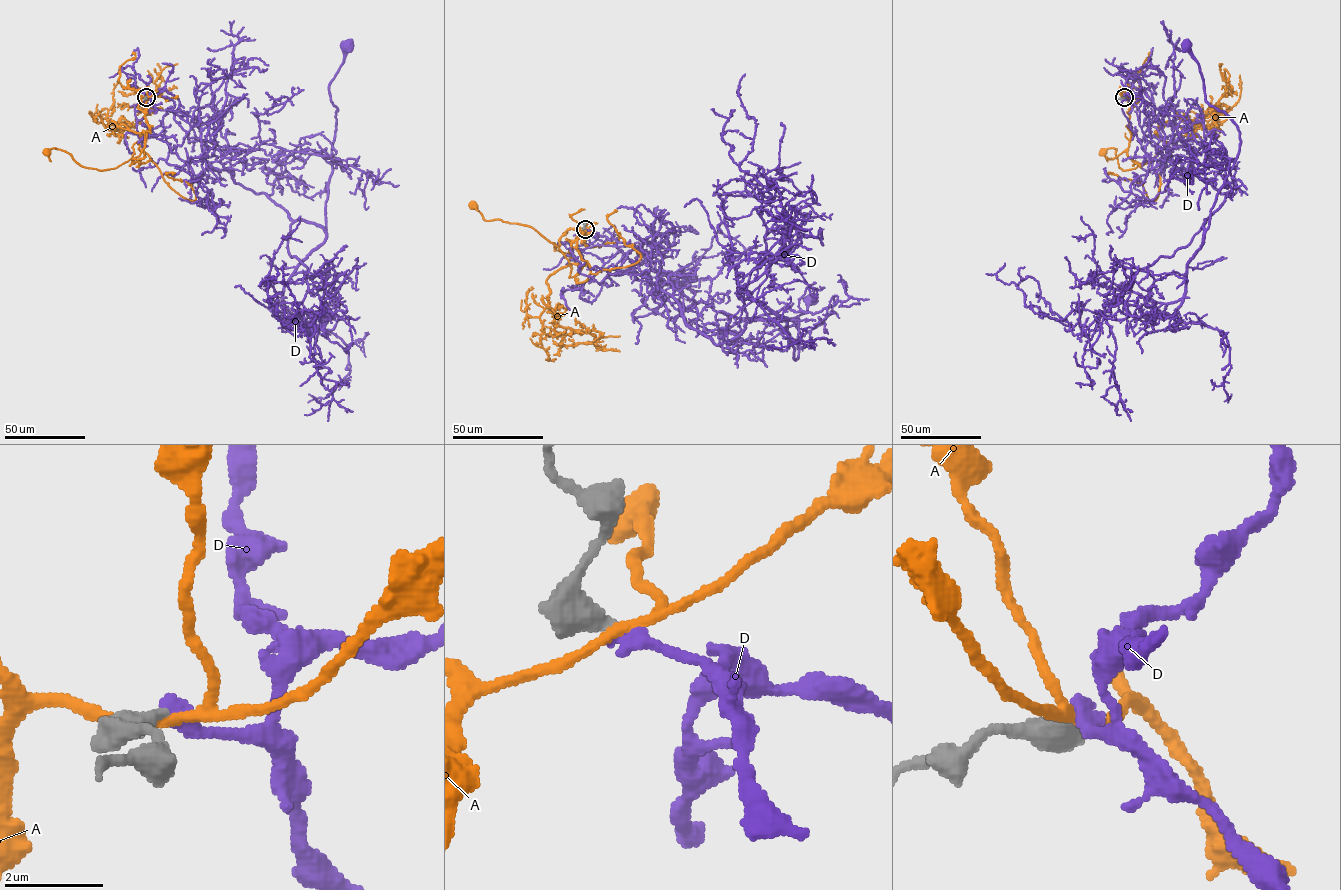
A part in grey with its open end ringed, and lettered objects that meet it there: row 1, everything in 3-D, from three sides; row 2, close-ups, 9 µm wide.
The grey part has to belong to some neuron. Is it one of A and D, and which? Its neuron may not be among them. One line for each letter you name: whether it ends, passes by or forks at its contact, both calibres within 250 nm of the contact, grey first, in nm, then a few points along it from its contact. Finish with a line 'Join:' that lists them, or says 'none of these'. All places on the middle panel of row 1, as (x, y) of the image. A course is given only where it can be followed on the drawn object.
D: it ends there; 460 nm thick on the grey side, 400 nm on the other; it runs (585, 228), (727, 354), (763, 361), (762, 345), (790, 342), (795, 360), (790, 318), (812, 298)
Join: D

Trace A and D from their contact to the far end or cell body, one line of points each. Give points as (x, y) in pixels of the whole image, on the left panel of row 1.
A: (146, 97), (139, 165), (151, 160), (137, 141), (131, 159), (104, 170), (47, 152)
D: (146, 97), (176, 97), (234, 182), (270, 195), (295, 178), (311, 197), (332, 173), (329, 82), (348, 45)

